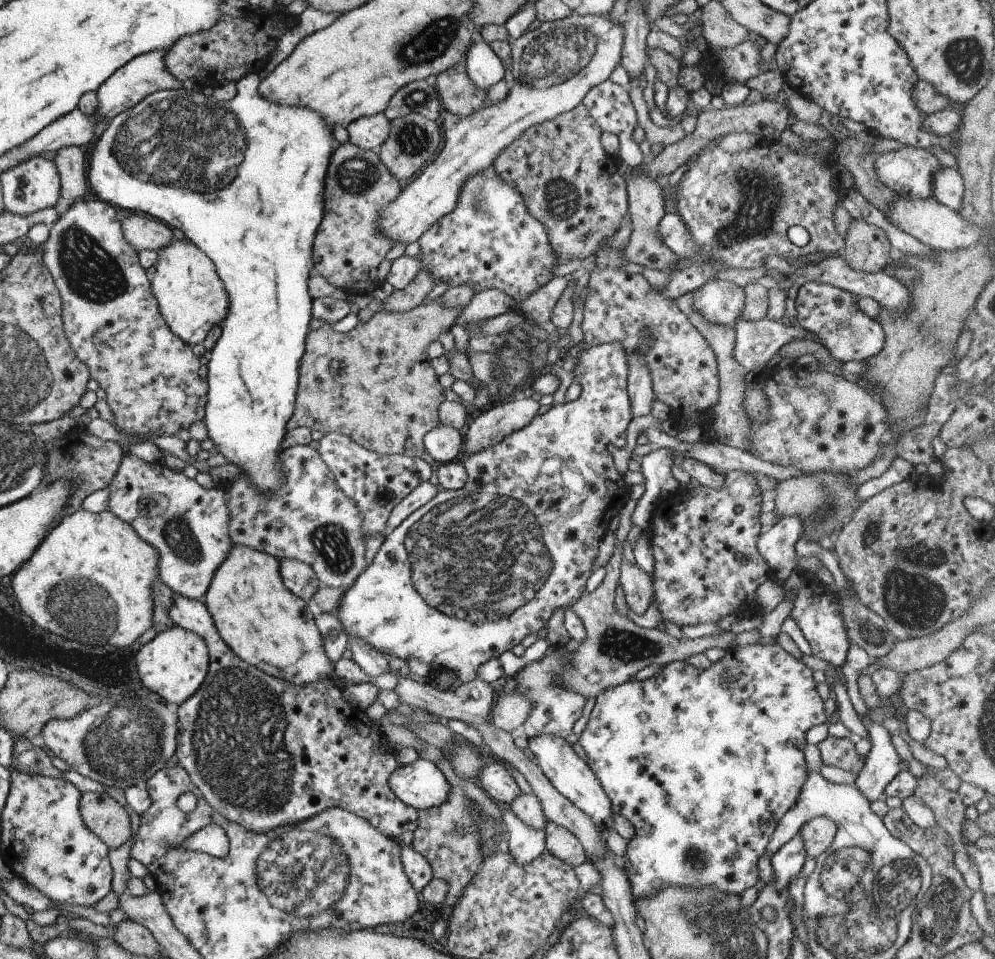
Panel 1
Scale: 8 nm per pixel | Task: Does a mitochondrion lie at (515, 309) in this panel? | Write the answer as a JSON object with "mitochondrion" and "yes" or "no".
{"mitochondrion":"no"}

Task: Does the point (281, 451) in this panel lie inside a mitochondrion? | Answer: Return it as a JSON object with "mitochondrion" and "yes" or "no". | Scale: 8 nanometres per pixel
{"mitochondrion":"no"}

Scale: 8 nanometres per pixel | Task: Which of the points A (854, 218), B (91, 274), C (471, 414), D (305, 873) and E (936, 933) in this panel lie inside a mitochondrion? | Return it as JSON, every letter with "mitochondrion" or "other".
{"A":"other","B":"mitochondrion","C":"other","D":"mitochondrion","E":"mitochondrion"}

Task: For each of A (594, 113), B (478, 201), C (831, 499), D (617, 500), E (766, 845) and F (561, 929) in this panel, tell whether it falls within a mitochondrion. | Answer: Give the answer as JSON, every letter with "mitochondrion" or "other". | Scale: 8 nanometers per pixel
{"A":"other","B":"mitochondrion","C":"mitochondrion","D":"other","E":"other","F":"other"}

